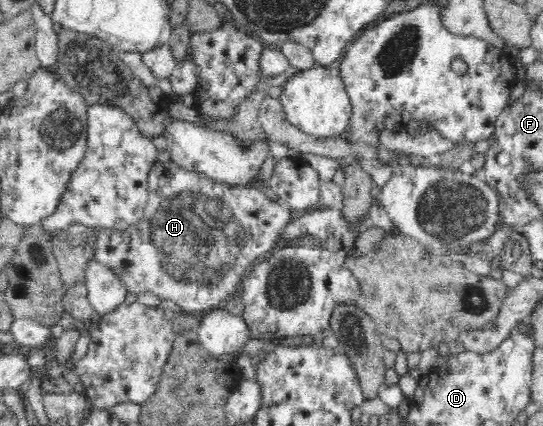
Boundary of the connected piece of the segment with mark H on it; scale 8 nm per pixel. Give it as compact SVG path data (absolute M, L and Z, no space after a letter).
M173 158L169 161L155 161L148 175L148 201L144 211L144 219L127 229L106 229L106 227L96 228L98 237L97 248L94 250L94 259L99 265L105 265L123 282L127 292L140 294L142 291L151 291L155 297L163 297L167 303L178 306L177 311L194 311L195 309L215 310L217 307L225 307L231 301L235 289L239 289L240 283L249 271L254 270L254 266L260 262L271 249L273 249L281 229L291 222L292 209L283 207L279 202L269 199L253 184L230 185L226 182L214 181L206 174L197 170L189 170L180 167Z

